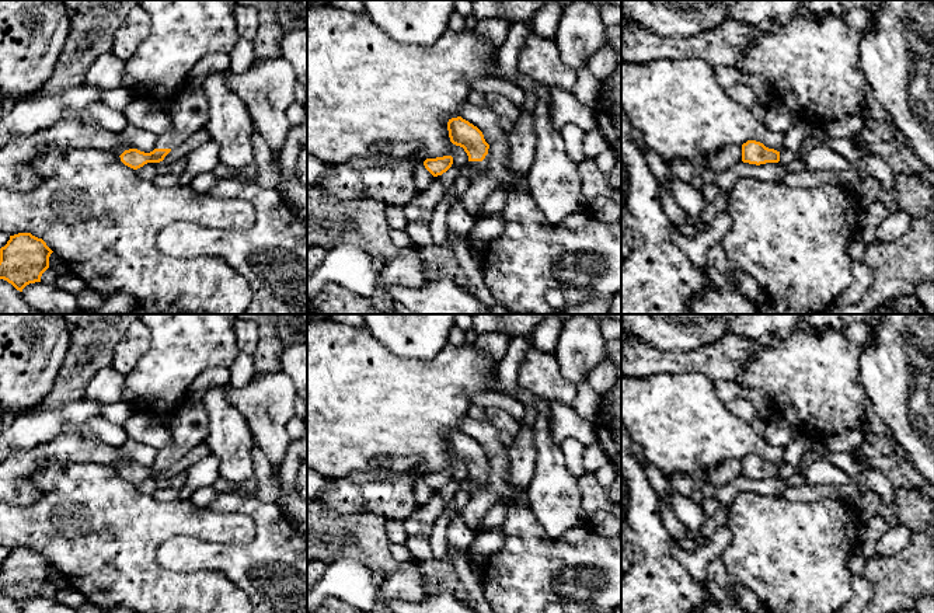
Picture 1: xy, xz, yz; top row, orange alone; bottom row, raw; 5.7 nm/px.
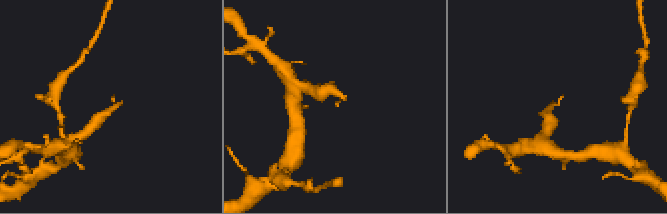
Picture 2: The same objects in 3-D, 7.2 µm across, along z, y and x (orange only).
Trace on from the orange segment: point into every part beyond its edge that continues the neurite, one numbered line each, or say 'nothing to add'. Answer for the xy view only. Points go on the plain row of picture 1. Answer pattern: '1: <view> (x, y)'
1: xy (188, 425)

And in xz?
1: xz (473, 483)

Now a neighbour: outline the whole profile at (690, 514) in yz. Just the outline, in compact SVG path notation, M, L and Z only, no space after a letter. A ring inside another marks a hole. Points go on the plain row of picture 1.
M673 490L669 495L669 504L675 515L690 533L698 532L705 523L701 505L693 502L690 497L682 495Z

